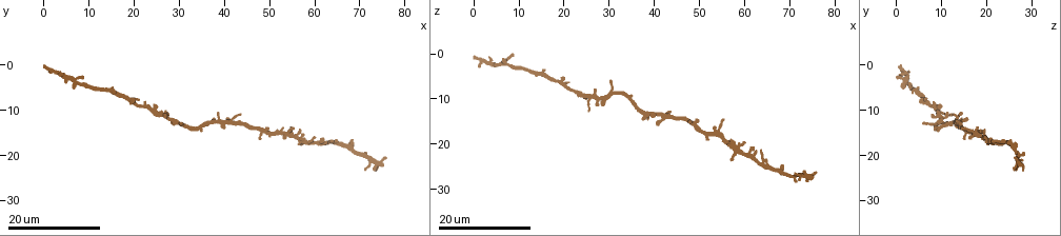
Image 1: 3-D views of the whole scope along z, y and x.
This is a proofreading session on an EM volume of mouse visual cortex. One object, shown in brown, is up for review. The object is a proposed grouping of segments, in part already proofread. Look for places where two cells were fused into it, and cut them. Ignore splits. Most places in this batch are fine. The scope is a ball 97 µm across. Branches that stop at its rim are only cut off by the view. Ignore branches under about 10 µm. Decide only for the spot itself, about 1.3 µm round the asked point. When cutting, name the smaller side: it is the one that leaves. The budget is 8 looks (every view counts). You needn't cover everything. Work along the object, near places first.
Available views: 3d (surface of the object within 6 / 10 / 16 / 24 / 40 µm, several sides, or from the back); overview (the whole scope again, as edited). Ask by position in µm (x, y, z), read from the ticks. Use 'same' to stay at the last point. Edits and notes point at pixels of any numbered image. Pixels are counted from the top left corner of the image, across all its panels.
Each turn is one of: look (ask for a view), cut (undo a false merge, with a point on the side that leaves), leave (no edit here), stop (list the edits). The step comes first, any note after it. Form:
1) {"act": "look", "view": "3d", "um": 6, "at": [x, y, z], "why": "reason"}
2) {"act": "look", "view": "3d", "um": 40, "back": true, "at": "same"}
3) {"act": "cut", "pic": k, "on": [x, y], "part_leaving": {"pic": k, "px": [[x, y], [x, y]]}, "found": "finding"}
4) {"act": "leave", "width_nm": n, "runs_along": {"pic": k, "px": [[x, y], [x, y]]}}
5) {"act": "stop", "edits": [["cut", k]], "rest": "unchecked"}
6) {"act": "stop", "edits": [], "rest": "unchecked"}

{"act": "look", "view": "3d", "um": 24, "at": [42.0, 13.0, 13.5]}

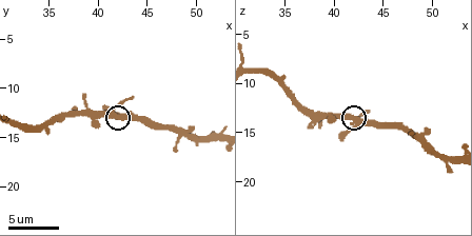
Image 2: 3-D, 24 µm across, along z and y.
{"act": "look", "view": "3d", "um": 10, "at": [42.4, 13.0, 13.4], "why": "zoom in"}

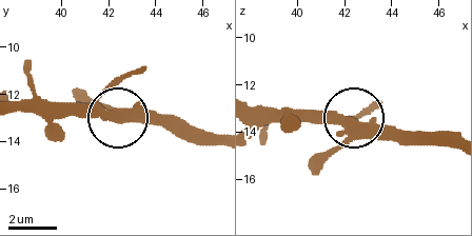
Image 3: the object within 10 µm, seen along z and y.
{"act": "leave", "arms": 4, "runs_along": {"pic": 3, "px": [[20, 110], [175, 116]]}, "found": "continuous, no second cell"}

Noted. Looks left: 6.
{"act": "look", "view": "3d", "um": 10, "at": [37.2, 12.4, 12.8]}

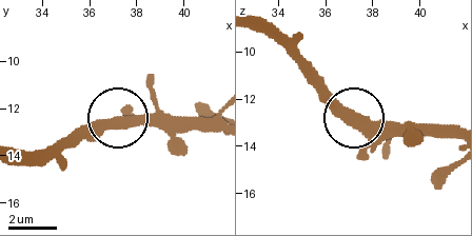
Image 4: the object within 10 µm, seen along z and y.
{"act": "leave", "runs_along": {"pic": 4, "px": [[119, 122], [66, 136]]}, "found": "all the same cell"}

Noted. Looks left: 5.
{"act": "look", "view": "3d", "um": 6, "at": [50.6, 15.4, 17.4], "why": "narrows sharply"}

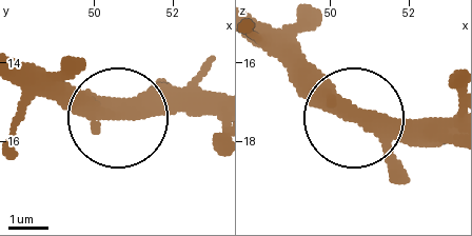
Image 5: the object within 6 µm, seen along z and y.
{"act": "leave", "runs_along": {"pic": 5, "px": [[25, 60], [126, 121], [217, 111]]}, "found": "all the same cell"}

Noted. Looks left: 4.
{"act": "look", "view": "3d", "um": 24, "at": [18.0, 7.0, 5.5], "why": "a narrow waist"}

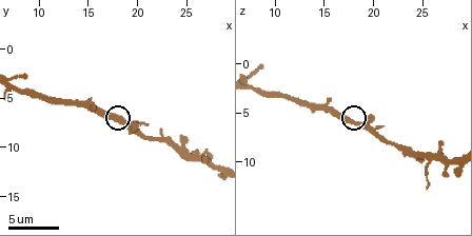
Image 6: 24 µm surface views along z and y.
{"act": "look", "view": "3d", "um": 6, "at": [18.0, 7.0, 6.0]}

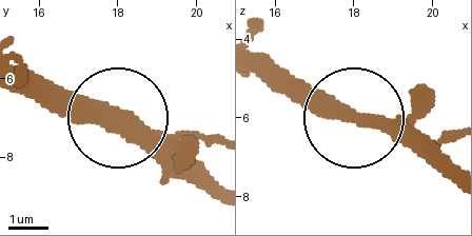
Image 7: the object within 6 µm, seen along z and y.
{"act": "leave", "width_nm": 410, "runs_along": {"pic": 7, "px": [[446, 177], [366, 120], [315, 110], [268, 66]]}, "found": "all the same cell"}

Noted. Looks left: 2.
{"act": "stop", "edits": [], "rest": "unchecked"}

